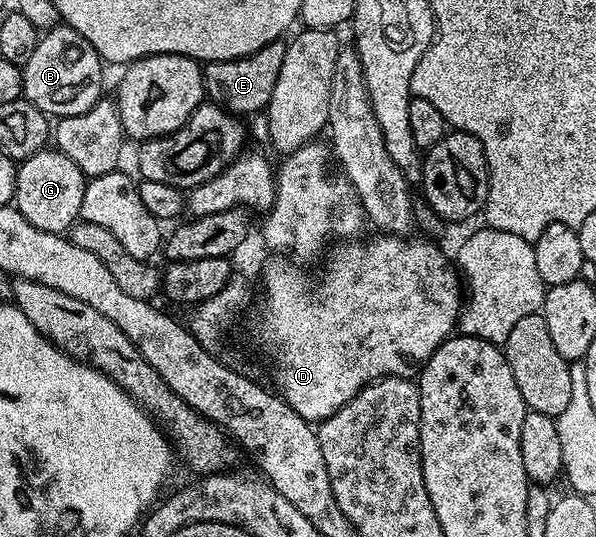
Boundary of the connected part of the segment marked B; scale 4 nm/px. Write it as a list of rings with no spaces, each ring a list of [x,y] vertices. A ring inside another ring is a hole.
[[[66,24],[54,26],[40,37],[33,56],[22,66],[23,97],[43,114],[58,120],[89,112],[93,104],[104,97],[103,69],[105,63],[99,54],[73,27]]]

